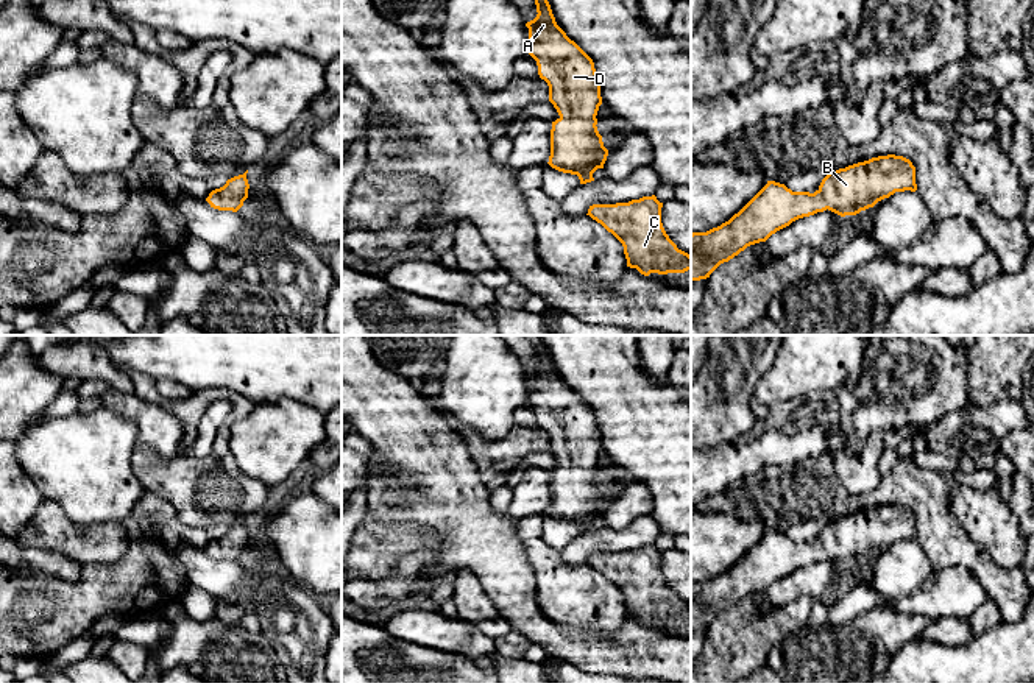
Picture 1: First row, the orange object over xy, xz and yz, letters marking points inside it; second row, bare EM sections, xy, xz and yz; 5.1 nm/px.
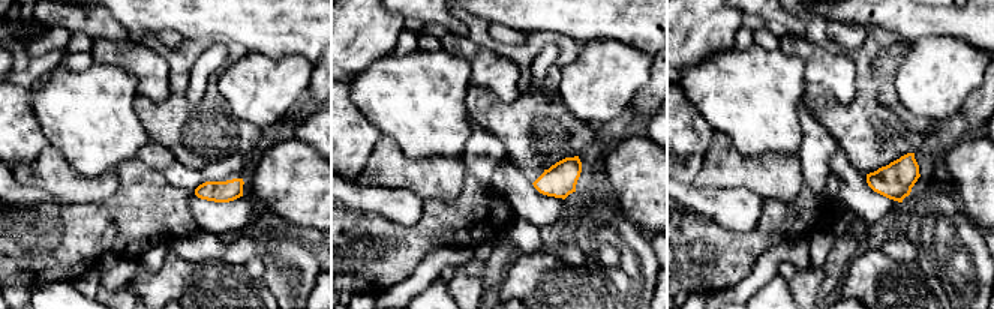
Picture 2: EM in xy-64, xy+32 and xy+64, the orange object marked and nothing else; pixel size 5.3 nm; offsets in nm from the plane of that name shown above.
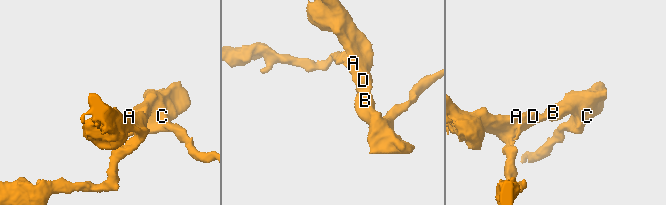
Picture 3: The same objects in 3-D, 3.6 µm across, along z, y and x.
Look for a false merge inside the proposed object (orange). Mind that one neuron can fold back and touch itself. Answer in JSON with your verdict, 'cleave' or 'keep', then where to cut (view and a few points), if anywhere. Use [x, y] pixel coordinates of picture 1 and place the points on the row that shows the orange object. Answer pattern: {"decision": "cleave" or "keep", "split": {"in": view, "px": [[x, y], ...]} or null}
{"decision": "keep", "split": null}

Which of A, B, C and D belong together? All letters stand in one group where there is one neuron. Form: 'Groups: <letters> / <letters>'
Groups: A B C D

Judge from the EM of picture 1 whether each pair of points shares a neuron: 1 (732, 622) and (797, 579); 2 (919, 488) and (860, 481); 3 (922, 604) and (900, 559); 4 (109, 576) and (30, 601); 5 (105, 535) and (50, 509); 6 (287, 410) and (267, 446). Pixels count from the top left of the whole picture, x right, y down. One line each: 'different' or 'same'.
1: different
2: different
3: different
4: same
5: same
6: same

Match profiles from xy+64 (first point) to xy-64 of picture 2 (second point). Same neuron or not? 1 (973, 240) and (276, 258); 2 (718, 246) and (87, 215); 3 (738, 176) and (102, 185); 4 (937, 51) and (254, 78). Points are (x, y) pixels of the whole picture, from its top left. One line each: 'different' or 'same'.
1: same
2: same
3: same
4: same

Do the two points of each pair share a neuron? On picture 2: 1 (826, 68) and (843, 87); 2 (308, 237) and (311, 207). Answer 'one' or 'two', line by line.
1: one
2: two

